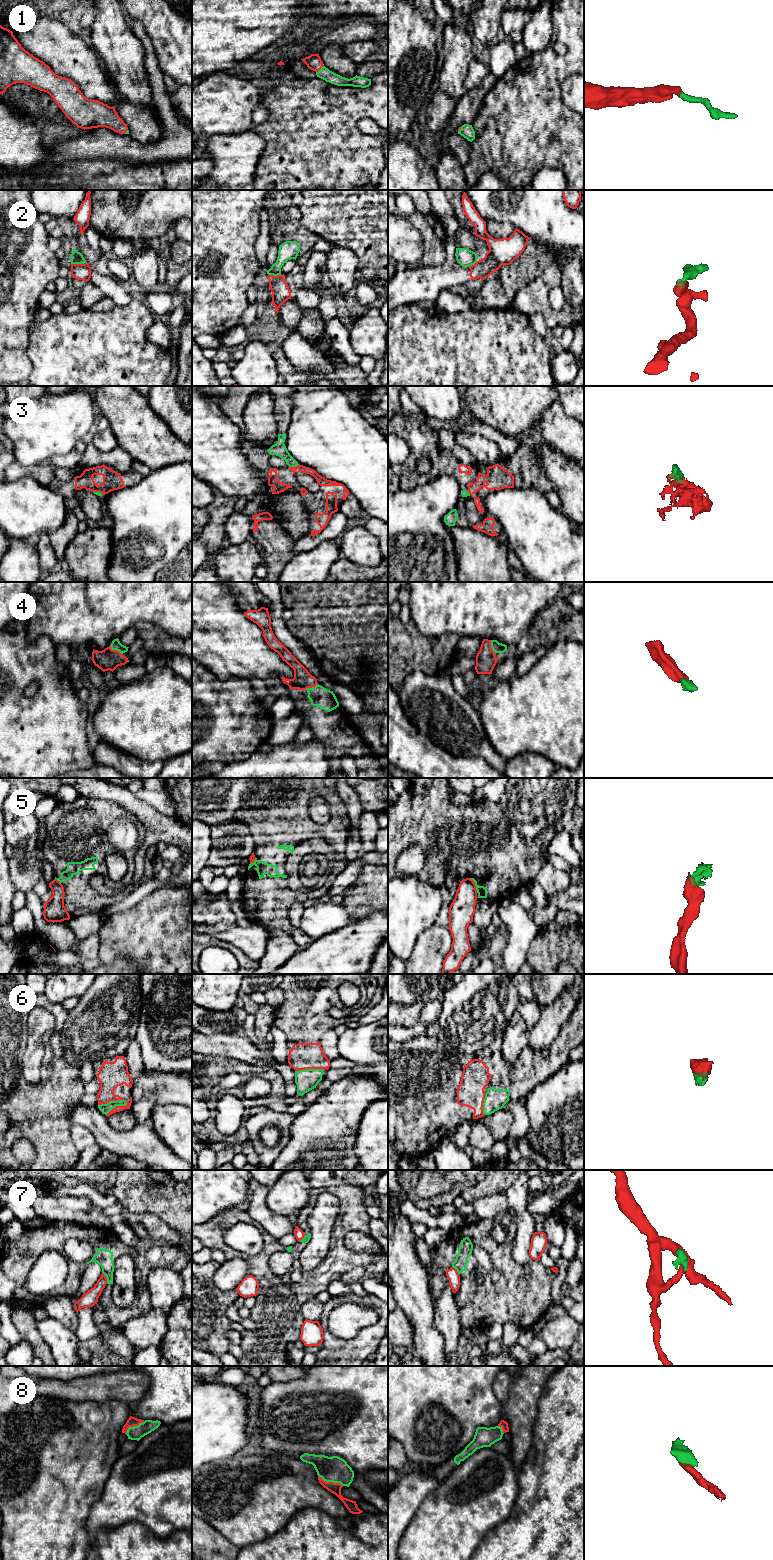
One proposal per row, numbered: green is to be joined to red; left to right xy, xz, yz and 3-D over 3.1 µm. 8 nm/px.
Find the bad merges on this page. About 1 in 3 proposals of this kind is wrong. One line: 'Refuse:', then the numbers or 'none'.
Refuse: 2, 5, 7

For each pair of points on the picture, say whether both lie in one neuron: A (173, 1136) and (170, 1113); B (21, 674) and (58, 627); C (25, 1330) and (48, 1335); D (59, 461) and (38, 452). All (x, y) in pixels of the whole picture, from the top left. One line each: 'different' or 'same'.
A: same
B: different
C: different
D: different

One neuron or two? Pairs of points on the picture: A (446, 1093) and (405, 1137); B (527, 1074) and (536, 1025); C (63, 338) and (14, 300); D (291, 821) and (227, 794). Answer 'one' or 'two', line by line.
A: one
B: two
C: two
D: two

